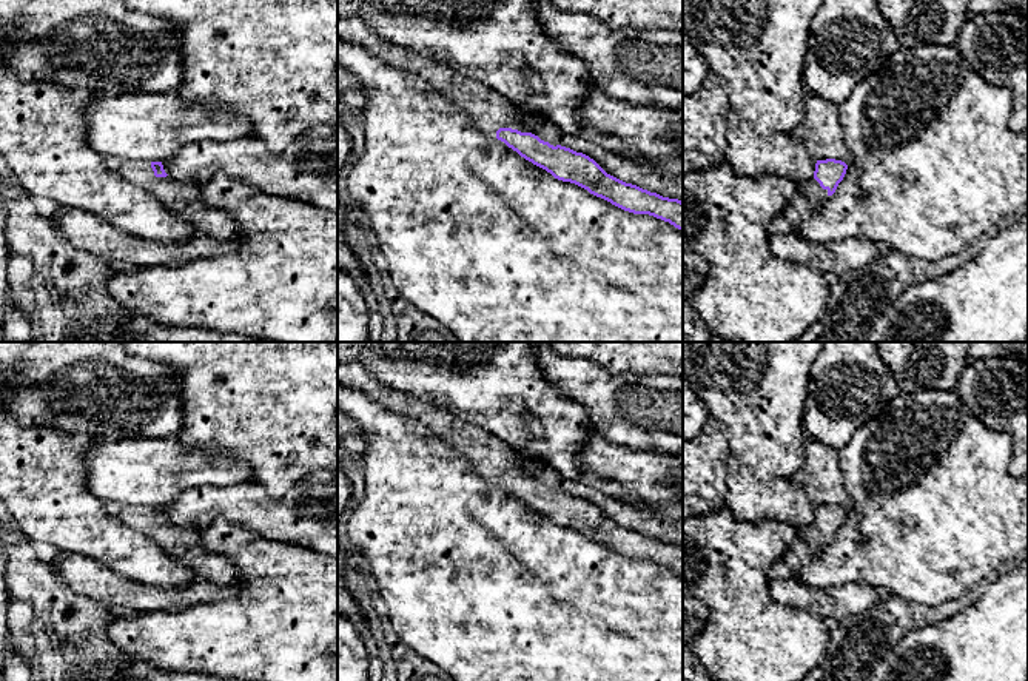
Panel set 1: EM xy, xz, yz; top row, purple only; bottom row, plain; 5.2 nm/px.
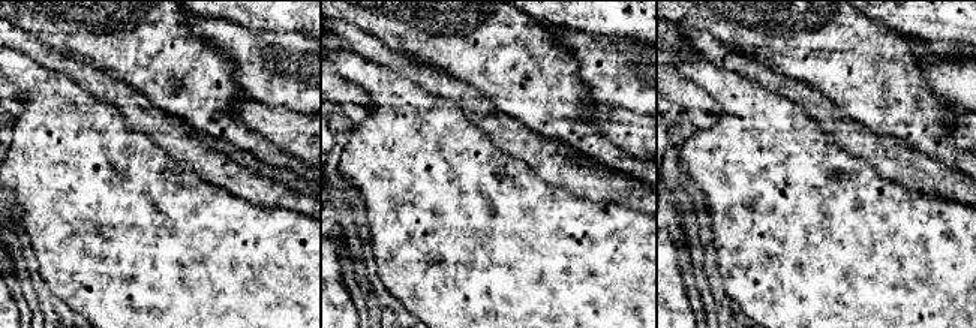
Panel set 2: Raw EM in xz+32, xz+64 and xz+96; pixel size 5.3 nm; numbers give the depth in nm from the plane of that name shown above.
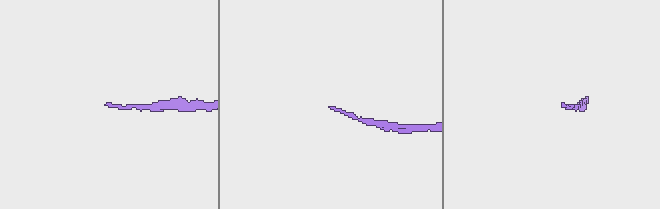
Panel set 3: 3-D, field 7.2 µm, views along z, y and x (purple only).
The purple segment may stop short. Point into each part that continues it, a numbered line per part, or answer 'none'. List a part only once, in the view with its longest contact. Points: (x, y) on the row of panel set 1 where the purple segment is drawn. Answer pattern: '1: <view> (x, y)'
1: xz (489, 111)

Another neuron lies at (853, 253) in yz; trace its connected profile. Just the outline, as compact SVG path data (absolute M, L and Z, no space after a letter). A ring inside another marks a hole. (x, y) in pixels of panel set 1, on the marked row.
M797 231L771 234L769 248L775 257L808 265L837 276L863 270L879 254L875 243L863 237L846 237L831 243L812 243Z

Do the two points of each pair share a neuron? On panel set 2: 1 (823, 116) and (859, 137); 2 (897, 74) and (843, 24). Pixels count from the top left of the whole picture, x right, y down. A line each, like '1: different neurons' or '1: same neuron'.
1: same neuron
2: same neuron

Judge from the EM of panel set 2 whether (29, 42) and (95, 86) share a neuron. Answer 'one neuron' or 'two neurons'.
one neuron

